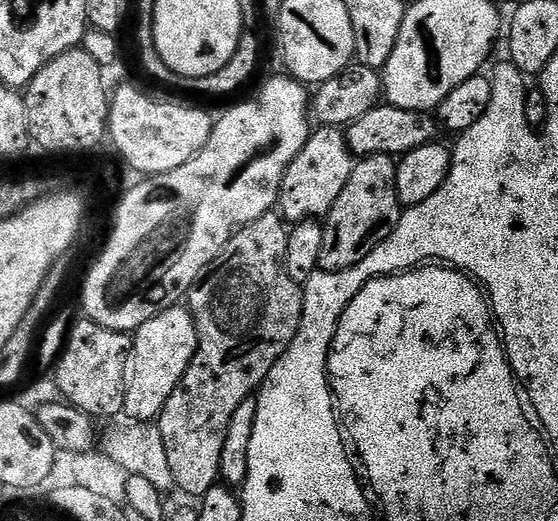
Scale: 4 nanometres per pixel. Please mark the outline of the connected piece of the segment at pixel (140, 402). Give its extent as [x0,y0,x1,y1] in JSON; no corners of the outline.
[123,306,199,422]

